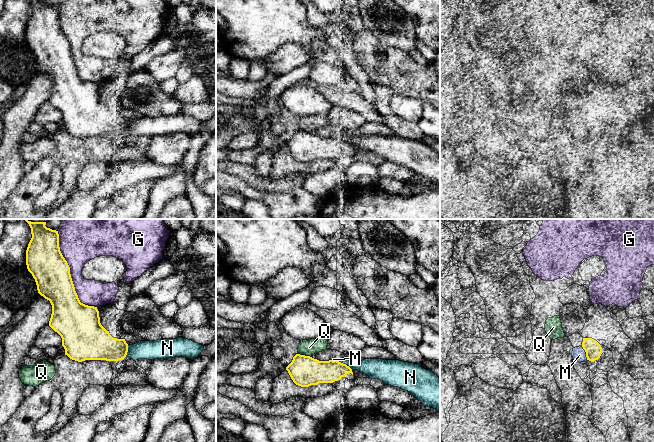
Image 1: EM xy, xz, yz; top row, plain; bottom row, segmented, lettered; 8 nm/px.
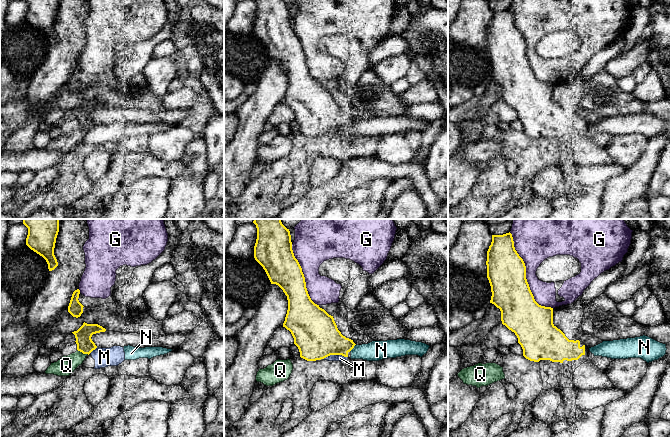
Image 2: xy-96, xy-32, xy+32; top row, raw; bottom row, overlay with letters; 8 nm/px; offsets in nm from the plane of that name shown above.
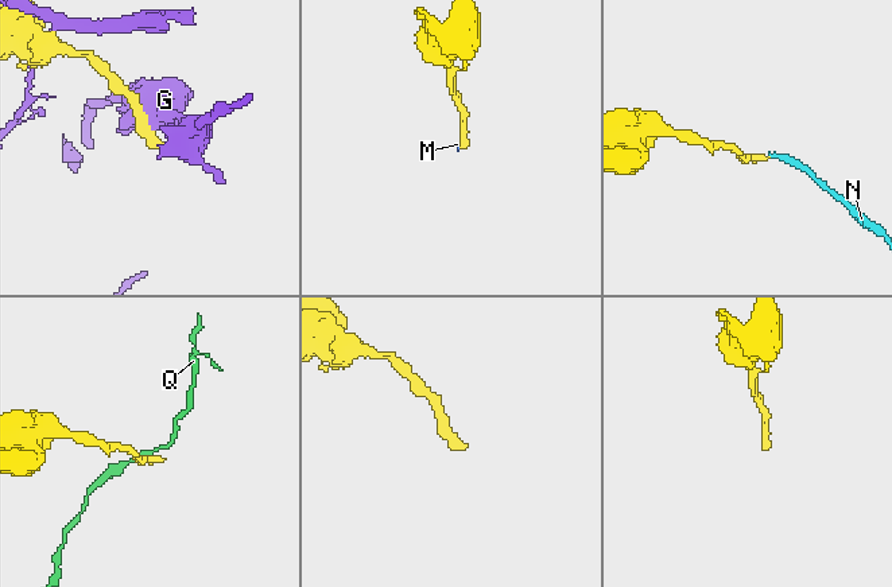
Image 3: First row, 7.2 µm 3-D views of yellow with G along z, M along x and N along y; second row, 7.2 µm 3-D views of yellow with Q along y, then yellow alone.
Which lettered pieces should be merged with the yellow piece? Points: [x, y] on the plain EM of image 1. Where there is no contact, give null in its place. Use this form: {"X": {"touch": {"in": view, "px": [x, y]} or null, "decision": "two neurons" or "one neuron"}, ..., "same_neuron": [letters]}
{"G": {"touch": {"in": "xy", "px": [70, 50]}, "decision": "two neurons"}, "M": {"touch": {"in": "yz", "px": [586, 130]}, "decision": "two neurons"}, "N": {"touch": {"in": "xz", "px": [345, 140]}, "decision": "two neurons"}, "Q": {"touch": {"in": "xz", "px": [304, 131]}, "decision": "two neurons"}, "same_neuron": []}

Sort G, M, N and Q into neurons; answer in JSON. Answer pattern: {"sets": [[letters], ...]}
{"sets": [["G"], ["M", "N"], ["Q"]]}

